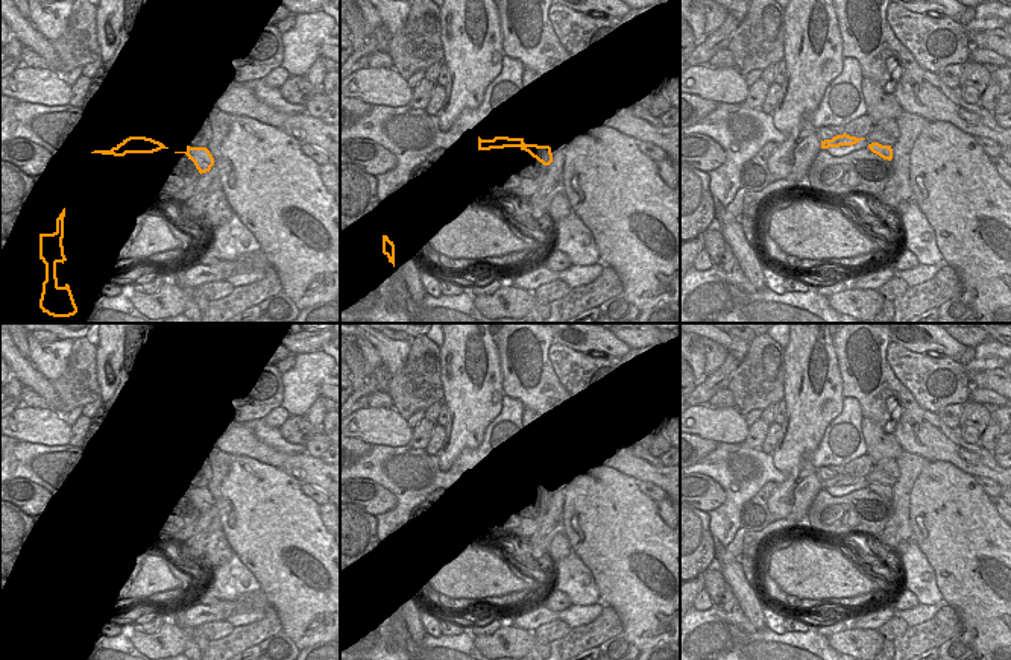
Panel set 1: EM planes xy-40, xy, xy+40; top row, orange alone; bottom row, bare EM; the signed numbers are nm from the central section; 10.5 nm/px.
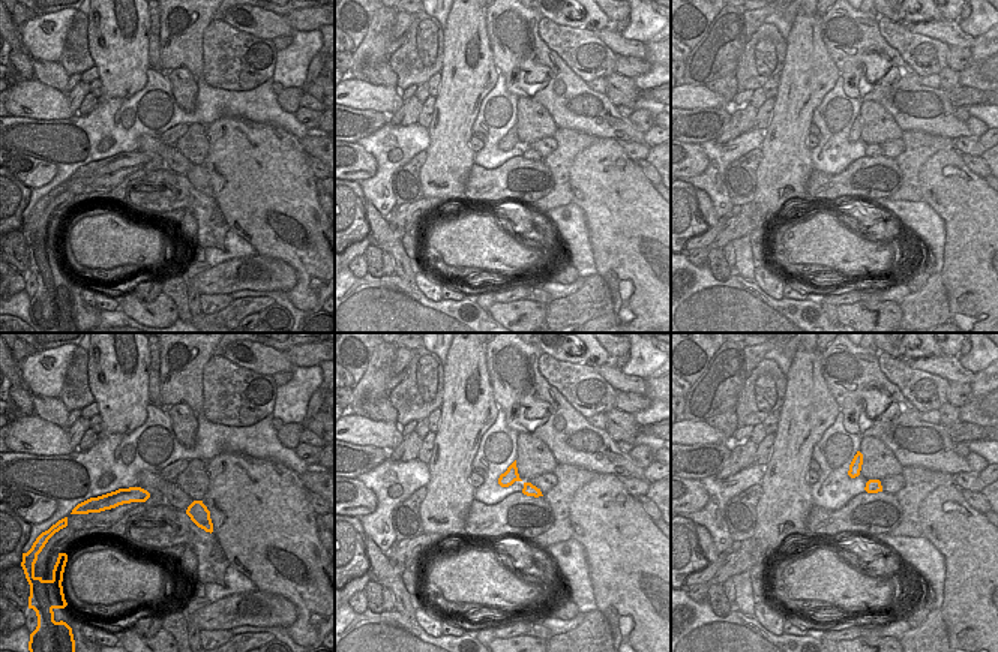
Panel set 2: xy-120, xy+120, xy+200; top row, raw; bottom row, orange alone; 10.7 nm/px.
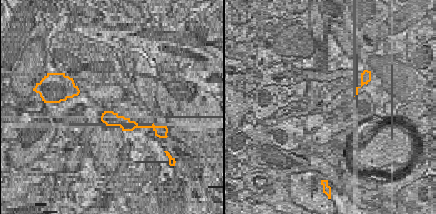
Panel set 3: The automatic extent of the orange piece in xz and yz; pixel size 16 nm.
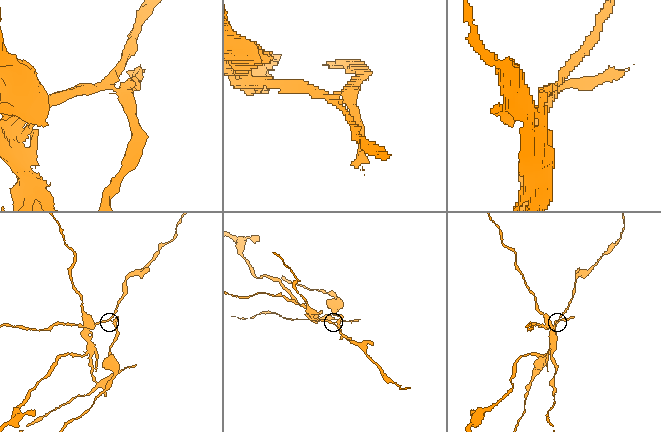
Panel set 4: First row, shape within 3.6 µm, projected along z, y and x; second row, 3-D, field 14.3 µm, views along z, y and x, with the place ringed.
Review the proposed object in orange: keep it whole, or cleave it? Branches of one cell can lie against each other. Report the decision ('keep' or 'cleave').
cleave

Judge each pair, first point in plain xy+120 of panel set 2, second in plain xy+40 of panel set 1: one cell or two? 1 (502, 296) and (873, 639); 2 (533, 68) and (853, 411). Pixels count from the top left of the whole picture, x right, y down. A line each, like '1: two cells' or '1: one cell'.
1: two cells
2: two cells

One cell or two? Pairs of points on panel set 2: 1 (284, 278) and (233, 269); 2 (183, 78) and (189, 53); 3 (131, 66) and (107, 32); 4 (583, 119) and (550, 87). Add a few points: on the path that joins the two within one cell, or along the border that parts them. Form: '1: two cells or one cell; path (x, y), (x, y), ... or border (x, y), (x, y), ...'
1: one cell; path (269, 279), (239, 281)
2: two cells; border (167, 72), (185, 68), (195, 78)
3: one cell; path (122, 57), (116, 41)
4: one cell; path (575, 111), (557, 93)

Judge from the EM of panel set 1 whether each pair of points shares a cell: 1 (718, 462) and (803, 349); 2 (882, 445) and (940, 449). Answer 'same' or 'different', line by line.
1: different
2: different

